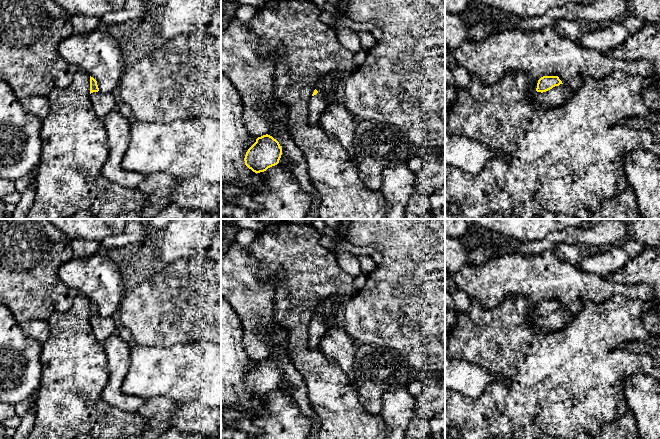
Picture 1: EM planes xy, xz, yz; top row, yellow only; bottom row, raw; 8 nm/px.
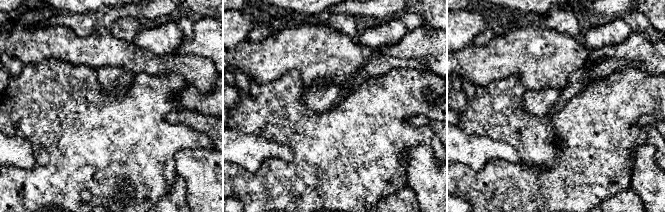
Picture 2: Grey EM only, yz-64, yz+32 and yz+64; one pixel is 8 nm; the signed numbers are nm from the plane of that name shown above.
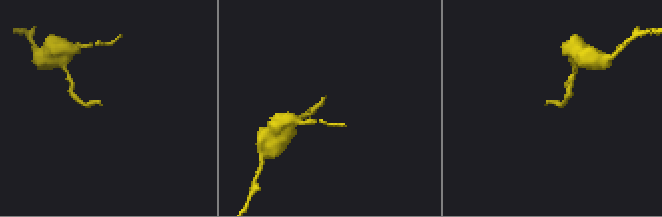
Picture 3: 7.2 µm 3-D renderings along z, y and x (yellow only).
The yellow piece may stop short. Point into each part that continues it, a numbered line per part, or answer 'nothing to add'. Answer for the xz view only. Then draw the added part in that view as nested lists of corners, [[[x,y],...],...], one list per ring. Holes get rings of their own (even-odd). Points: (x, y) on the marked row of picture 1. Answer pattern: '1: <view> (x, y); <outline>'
1: xz (318, 103); [[[324,76],[321,78],[316,86],[316,90],[318,91],[318,93],[312,96],[309,101],[308,121],[312,125],[319,124],[321,114],[327,108],[328,102],[331,99],[335,98],[335,93],[330,94],[325,91],[323,79]]]

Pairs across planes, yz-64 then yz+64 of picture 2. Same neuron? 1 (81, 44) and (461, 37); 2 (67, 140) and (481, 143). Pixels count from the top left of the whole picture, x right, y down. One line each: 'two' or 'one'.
1: two
2: two

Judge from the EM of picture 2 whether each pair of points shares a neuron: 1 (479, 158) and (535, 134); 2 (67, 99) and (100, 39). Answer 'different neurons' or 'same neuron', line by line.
1: different neurons
2: different neurons

